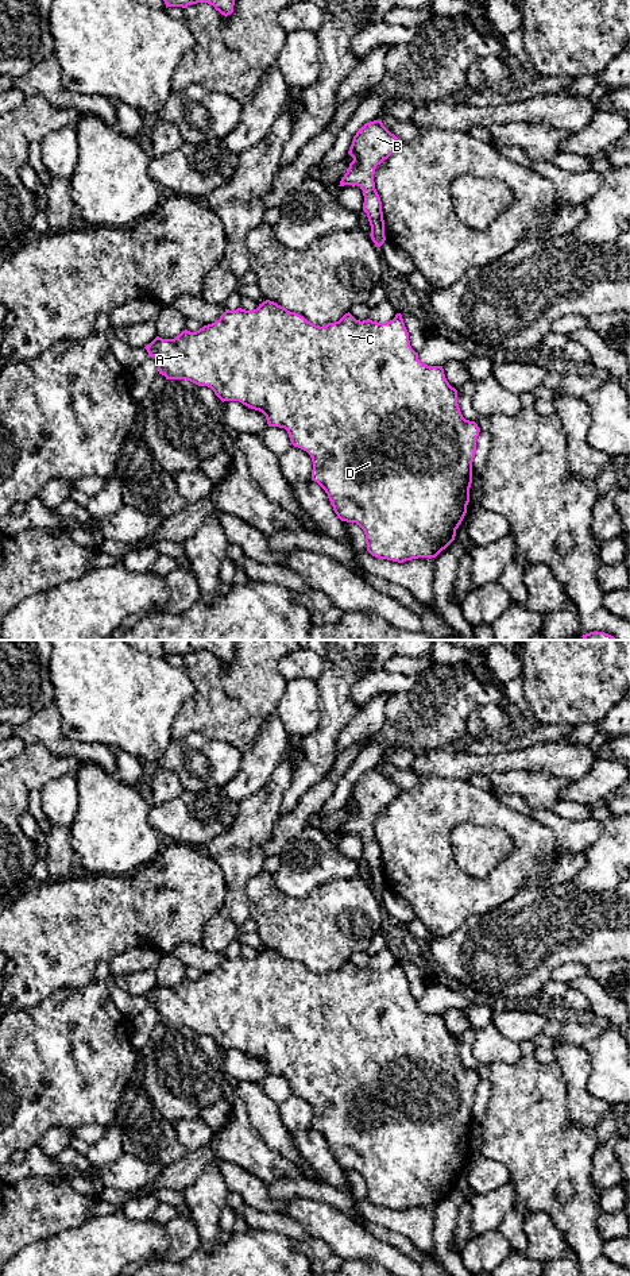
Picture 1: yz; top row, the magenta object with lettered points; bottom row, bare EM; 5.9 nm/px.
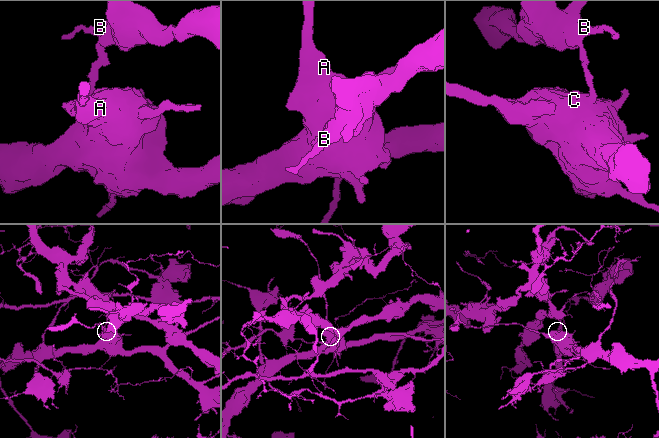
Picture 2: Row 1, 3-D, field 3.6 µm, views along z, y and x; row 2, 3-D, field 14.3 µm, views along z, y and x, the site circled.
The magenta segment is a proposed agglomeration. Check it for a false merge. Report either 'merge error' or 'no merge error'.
merge error

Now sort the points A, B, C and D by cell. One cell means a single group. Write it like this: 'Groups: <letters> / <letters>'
Groups: A C D / B

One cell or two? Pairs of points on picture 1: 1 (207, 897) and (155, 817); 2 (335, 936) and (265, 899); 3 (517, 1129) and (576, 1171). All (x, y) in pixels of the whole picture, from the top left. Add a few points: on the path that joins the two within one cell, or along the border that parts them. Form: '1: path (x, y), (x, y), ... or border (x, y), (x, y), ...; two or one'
1: border (174, 840), (196, 845), (201, 849); two
2: path (317, 931), (293, 928), (282, 917); one
3: path (532, 1134), (545, 1148), (555, 1149), (561, 1156); one

